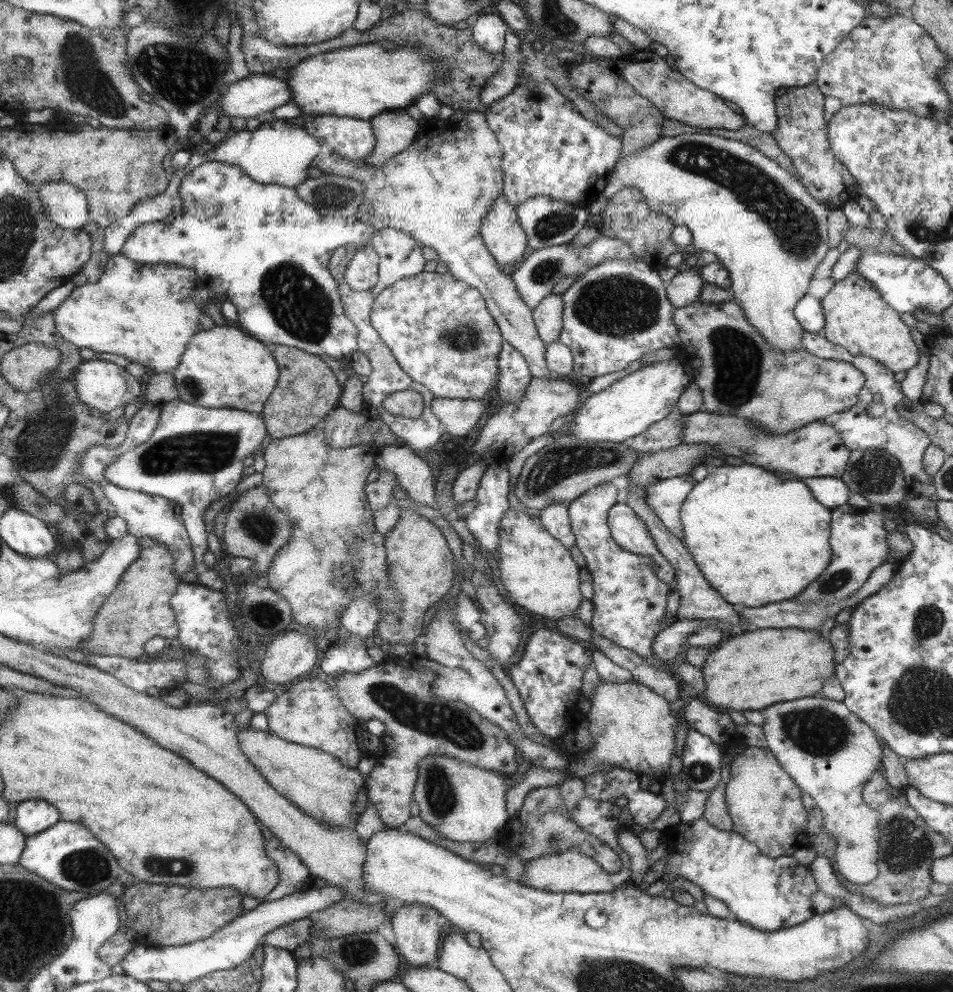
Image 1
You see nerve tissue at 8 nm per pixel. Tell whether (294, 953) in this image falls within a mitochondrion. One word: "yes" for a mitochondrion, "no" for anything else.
no

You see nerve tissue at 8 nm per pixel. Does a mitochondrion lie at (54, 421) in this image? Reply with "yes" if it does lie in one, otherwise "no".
yes

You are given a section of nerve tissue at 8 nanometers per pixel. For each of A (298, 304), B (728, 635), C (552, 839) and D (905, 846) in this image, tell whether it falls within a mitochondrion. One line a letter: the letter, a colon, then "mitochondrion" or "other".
A: mitochondrion
B: other
C: mitochondrion
D: mitochondrion

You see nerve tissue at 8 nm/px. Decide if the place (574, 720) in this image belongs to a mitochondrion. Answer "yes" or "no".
no

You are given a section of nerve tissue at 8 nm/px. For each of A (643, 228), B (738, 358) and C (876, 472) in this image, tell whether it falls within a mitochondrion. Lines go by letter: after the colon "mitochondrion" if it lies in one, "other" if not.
A: other
B: mitochondrion
C: mitochondrion

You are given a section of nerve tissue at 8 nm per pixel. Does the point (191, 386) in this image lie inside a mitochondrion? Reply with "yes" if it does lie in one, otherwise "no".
yes

